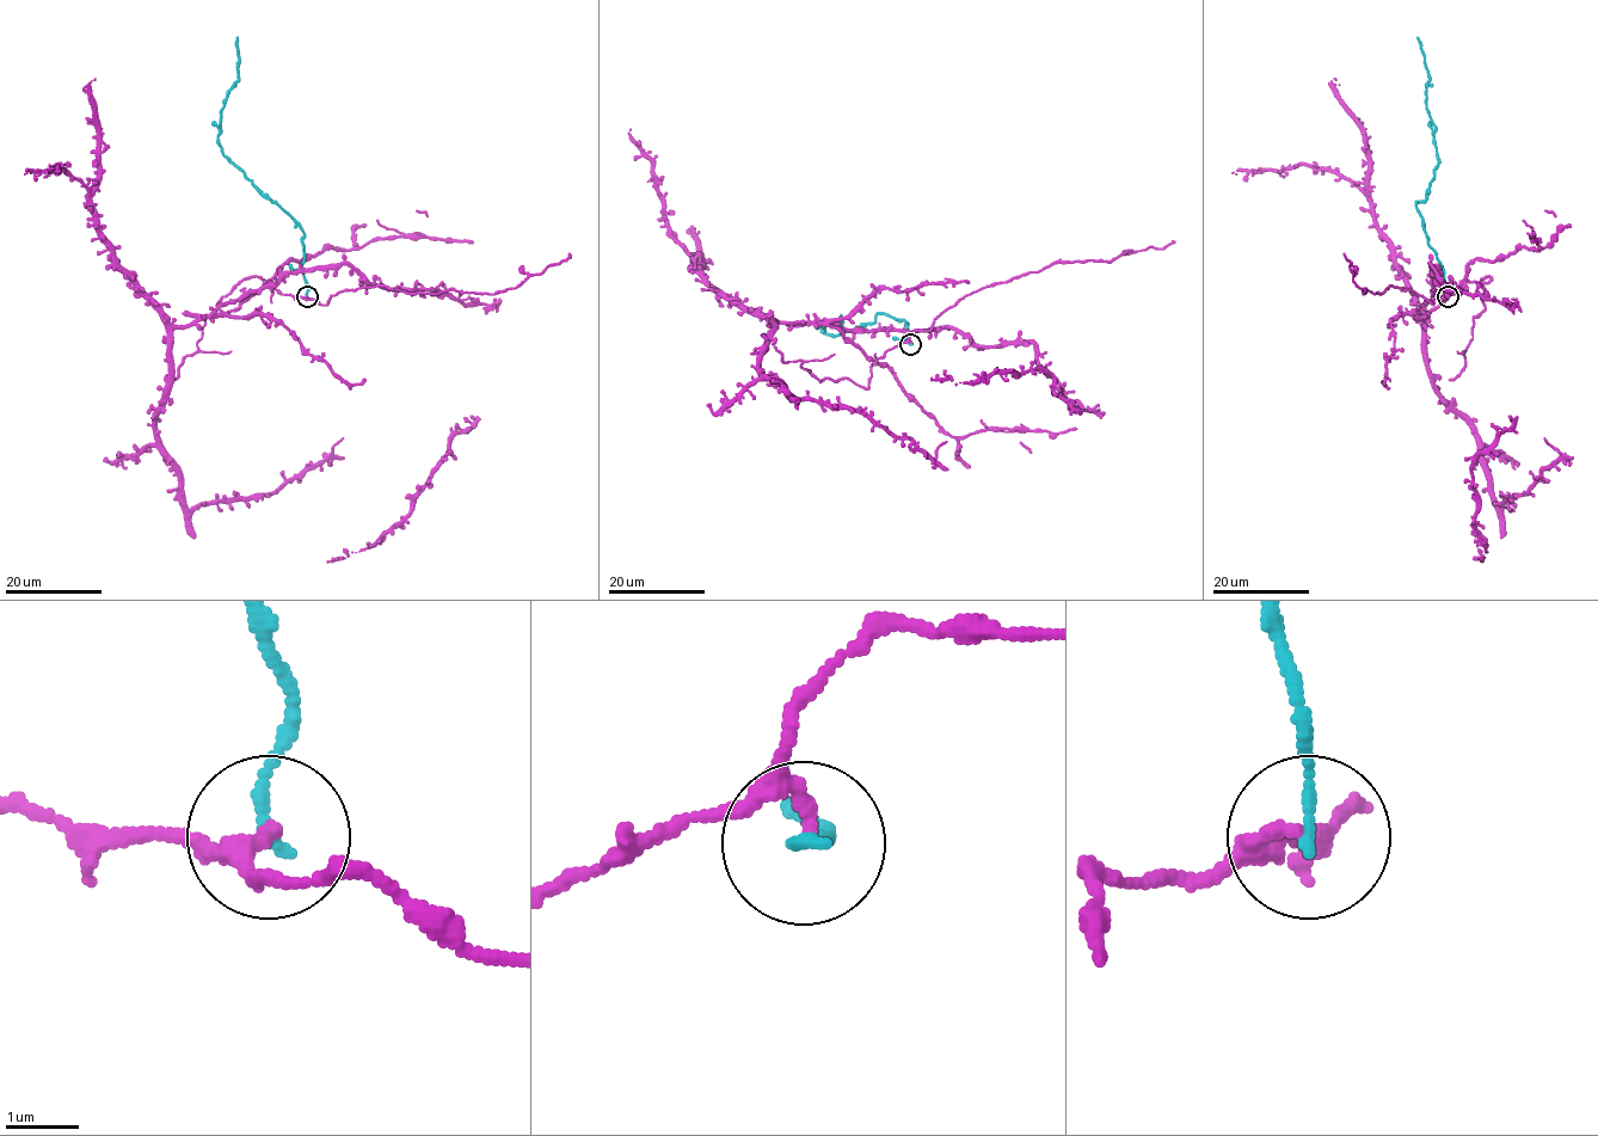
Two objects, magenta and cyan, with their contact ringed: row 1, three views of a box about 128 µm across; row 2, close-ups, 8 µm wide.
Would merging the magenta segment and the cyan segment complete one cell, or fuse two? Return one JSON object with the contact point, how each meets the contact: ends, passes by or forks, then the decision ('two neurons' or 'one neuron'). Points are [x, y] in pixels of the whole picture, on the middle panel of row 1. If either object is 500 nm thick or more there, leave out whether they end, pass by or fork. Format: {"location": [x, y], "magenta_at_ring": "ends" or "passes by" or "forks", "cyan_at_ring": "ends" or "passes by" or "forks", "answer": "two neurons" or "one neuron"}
{"location": [910, 344], "magenta_at_ring": "passes by", "cyan_at_ring": "ends", "answer": "two neurons"}

